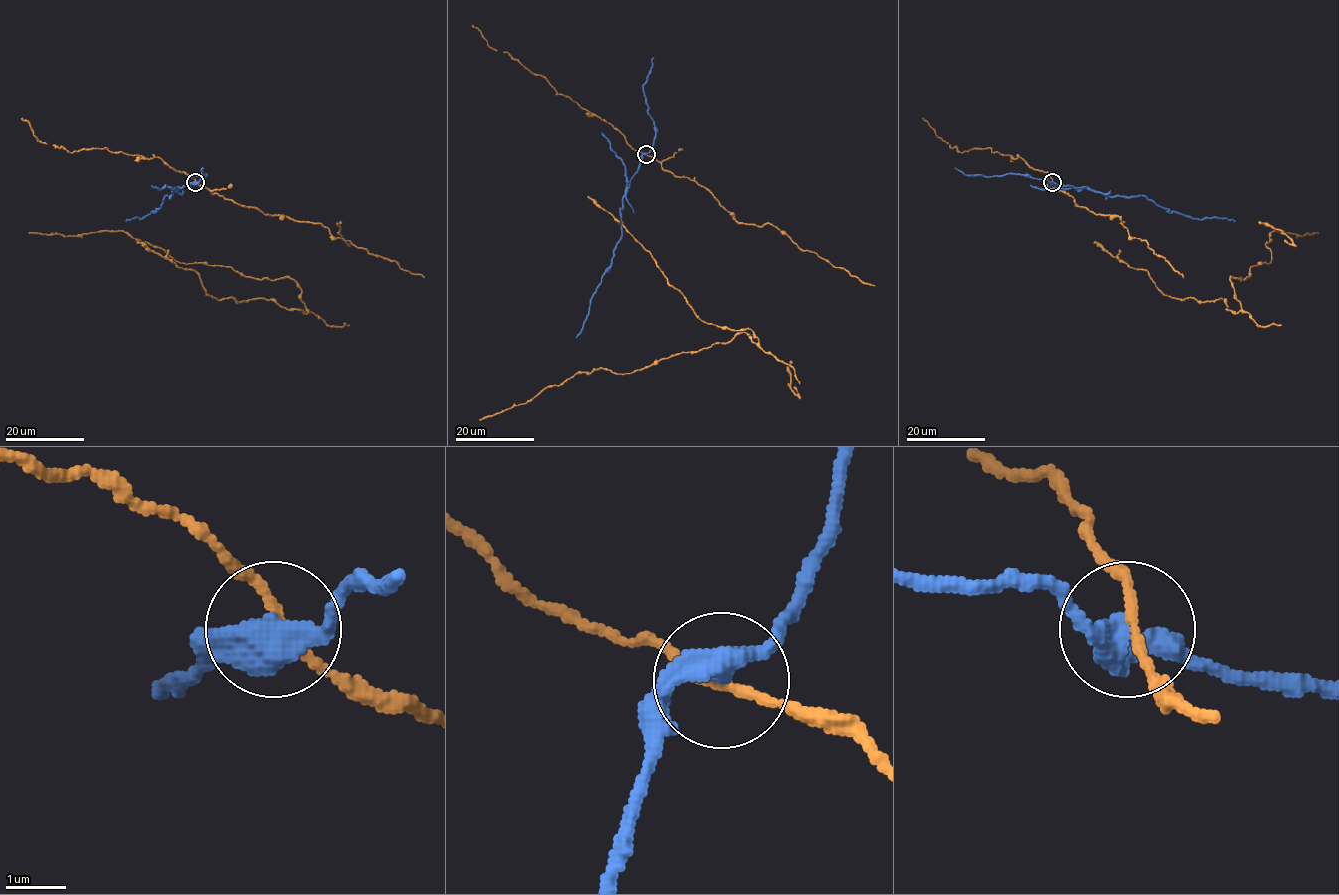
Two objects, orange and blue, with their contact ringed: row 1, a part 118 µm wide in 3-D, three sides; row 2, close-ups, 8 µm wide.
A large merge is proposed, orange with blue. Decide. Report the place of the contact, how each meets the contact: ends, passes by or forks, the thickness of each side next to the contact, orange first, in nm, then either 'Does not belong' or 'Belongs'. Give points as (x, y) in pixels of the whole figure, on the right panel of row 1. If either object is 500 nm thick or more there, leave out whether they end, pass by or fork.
Place: (1052, 182). At the ring orange passes by. At the ring blue passes by. Thickness 150 nm (orange) against 440 nm. Does not belong

